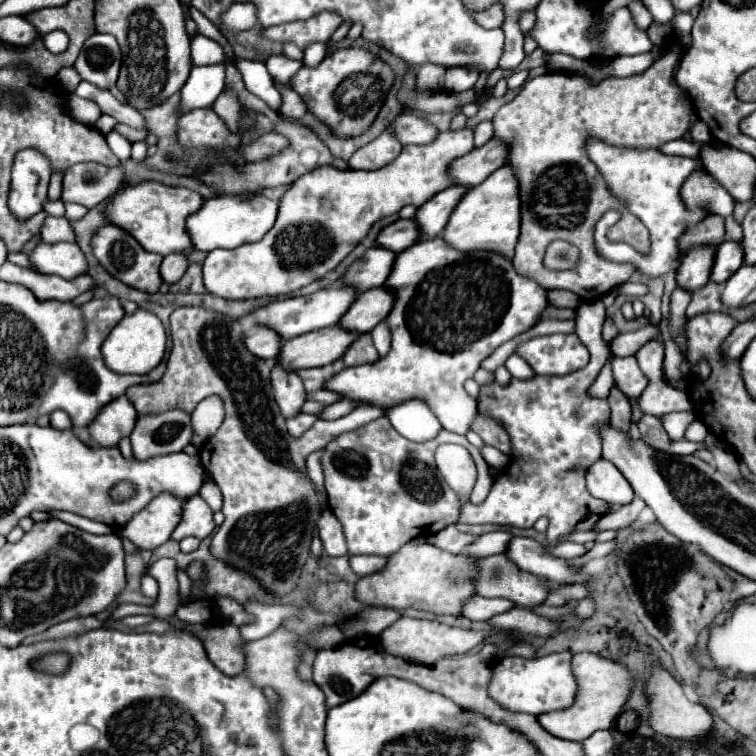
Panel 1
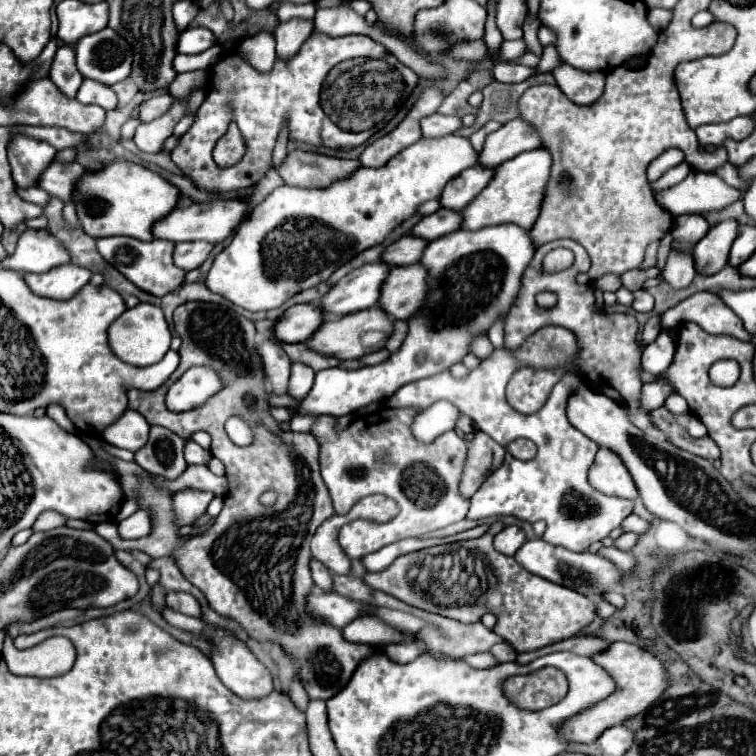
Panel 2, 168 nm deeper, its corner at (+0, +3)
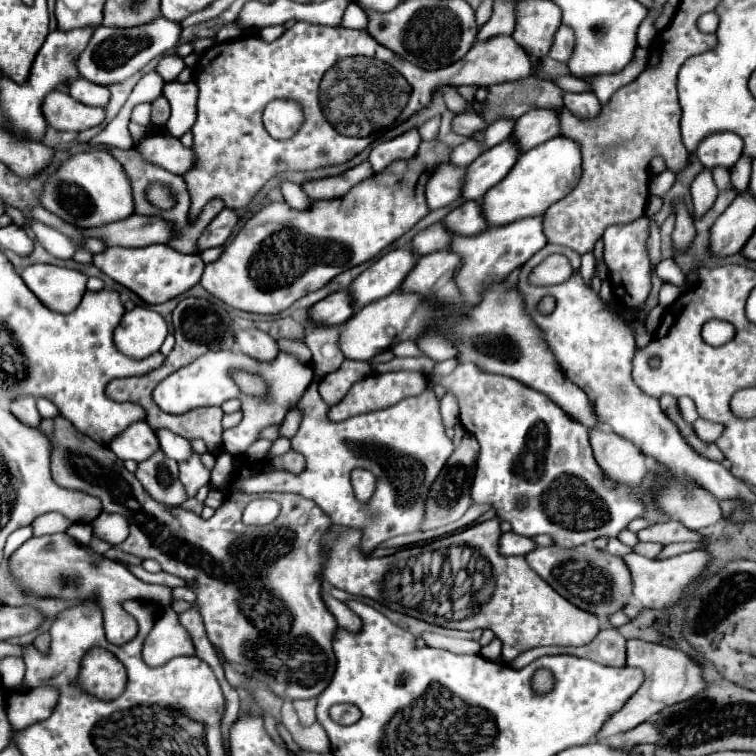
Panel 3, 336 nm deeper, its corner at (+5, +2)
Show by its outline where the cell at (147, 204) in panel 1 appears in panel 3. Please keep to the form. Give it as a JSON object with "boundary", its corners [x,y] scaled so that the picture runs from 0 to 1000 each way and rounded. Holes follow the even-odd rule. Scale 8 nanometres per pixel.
{"boundary":[[[110,200],[91,208],[62,239],[54,269],[83,292],[107,303],[131,303],[179,282],[173,239],[144,200]]]}

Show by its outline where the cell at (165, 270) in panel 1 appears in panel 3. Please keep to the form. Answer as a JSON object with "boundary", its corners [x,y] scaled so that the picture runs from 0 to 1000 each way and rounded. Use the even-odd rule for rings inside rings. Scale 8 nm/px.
{"boundary":[[[295,276],[269,306],[269,311],[263,313],[261,319],[261,332],[271,332],[271,329],[279,329],[279,327],[292,327],[300,313],[306,311],[311,295],[313,295],[313,284],[308,282],[308,276]]]}

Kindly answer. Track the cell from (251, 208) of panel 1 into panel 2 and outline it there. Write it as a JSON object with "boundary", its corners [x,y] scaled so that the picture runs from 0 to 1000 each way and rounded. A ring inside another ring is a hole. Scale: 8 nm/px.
{"boundary":[[[280,265],[270,270],[254,270],[243,278],[233,275],[220,288],[204,294],[201,312],[206,317],[225,317],[225,320],[259,320],[270,317],[278,323],[294,320],[299,312],[304,312],[320,294],[320,286],[328,280],[325,267],[320,265]]]}

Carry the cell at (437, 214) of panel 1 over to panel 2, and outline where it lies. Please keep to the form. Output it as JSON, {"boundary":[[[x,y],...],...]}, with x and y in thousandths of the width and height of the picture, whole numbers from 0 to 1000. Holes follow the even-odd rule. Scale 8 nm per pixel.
{"boundary":[[[622,220],[616,222],[606,235],[595,238],[582,259],[585,275],[595,275],[595,278],[614,278],[614,272],[619,272],[624,267],[627,259],[632,259],[646,241],[653,235],[653,225],[643,225],[643,220]]]}

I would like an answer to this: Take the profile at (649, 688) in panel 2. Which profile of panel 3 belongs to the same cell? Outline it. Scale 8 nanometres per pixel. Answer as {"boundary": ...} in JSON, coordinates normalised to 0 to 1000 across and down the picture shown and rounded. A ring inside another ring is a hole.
{"boundary":[[[835,845],[835,848],[829,848],[829,877],[827,880],[848,885],[853,898],[851,898],[845,914],[837,917],[819,940],[813,940],[811,946],[803,948],[803,954],[798,956],[792,970],[787,972],[787,980],[795,980],[798,975],[806,975],[806,972],[832,967],[832,964],[843,962],[845,956],[856,954],[861,946],[866,946],[877,935],[906,927],[906,925],[914,925],[933,911],[925,880],[917,877],[906,864],[901,864],[896,858],[885,858],[885,856],[877,856],[877,853]]]}

